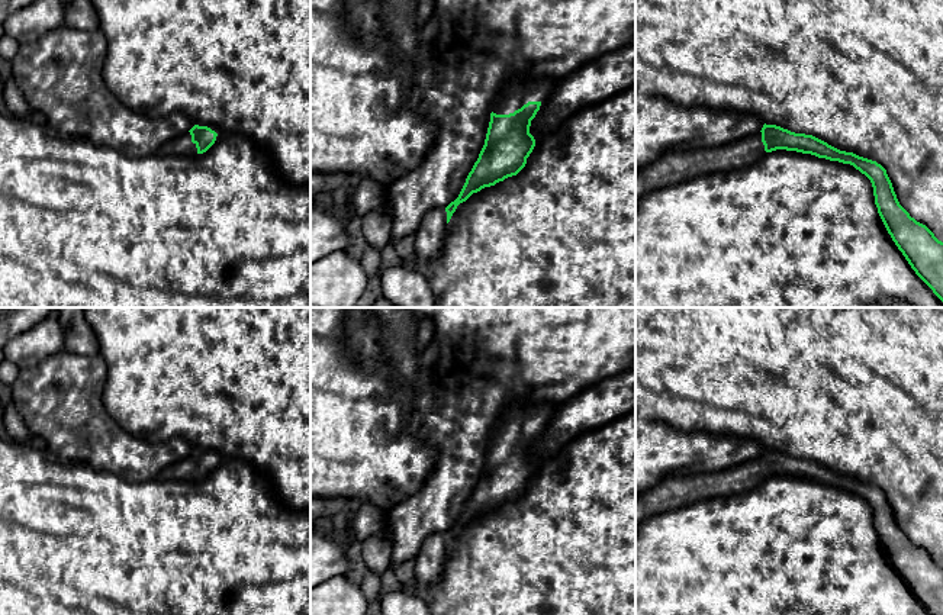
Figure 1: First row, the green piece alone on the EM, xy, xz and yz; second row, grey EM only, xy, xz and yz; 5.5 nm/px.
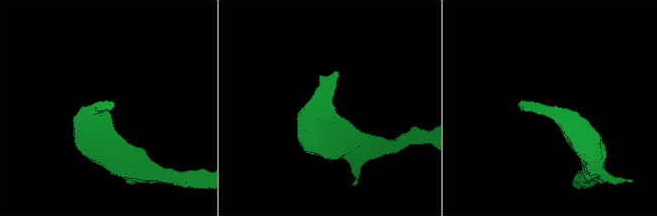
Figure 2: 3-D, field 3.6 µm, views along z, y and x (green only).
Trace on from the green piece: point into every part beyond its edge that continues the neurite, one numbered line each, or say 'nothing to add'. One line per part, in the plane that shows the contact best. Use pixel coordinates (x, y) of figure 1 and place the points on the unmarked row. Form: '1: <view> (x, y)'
1: xz (515, 419)

